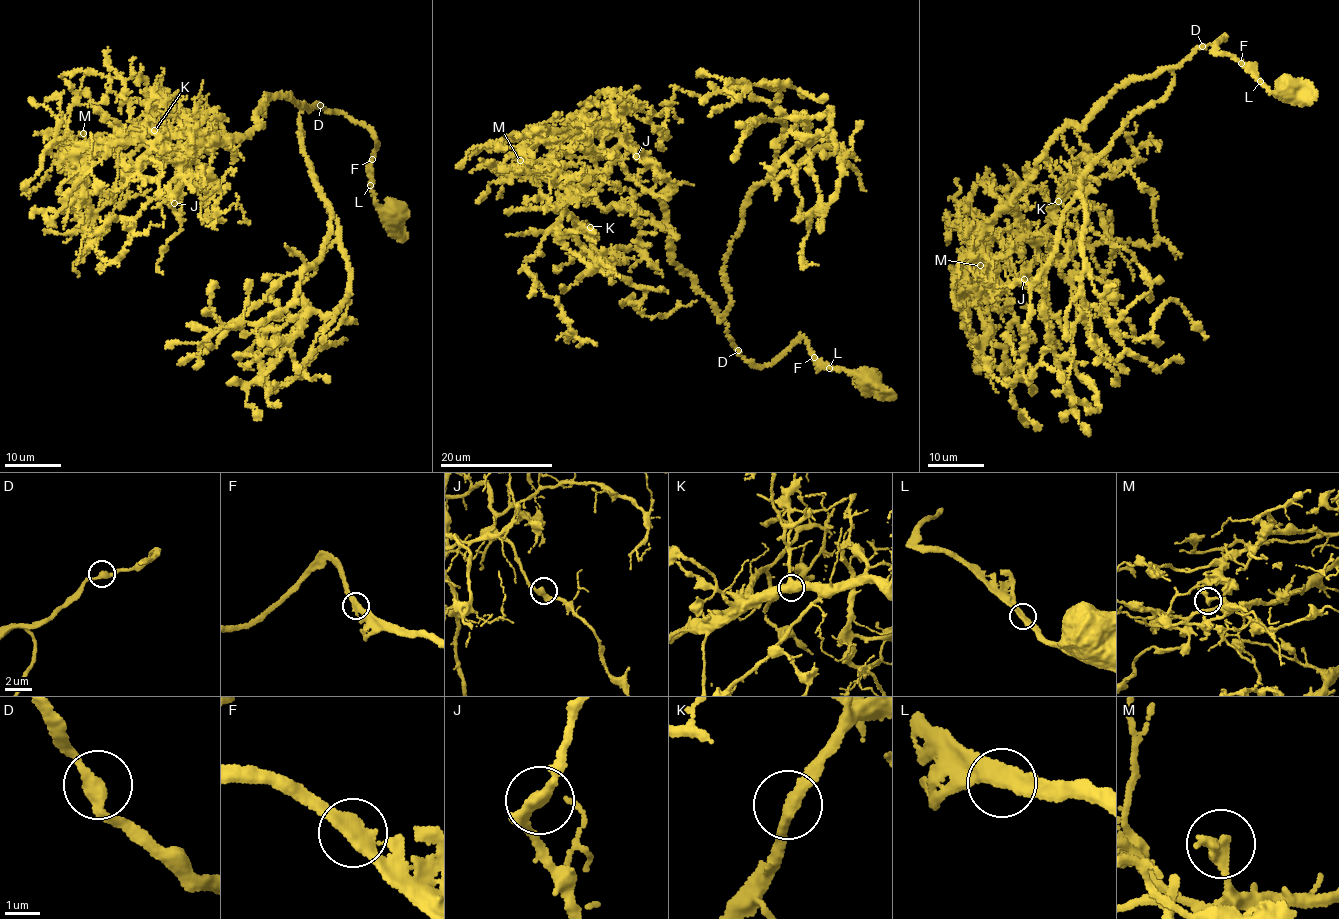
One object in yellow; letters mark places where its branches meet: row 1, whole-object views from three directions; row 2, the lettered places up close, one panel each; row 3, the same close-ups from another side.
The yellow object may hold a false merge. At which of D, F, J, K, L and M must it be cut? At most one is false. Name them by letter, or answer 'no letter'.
M

